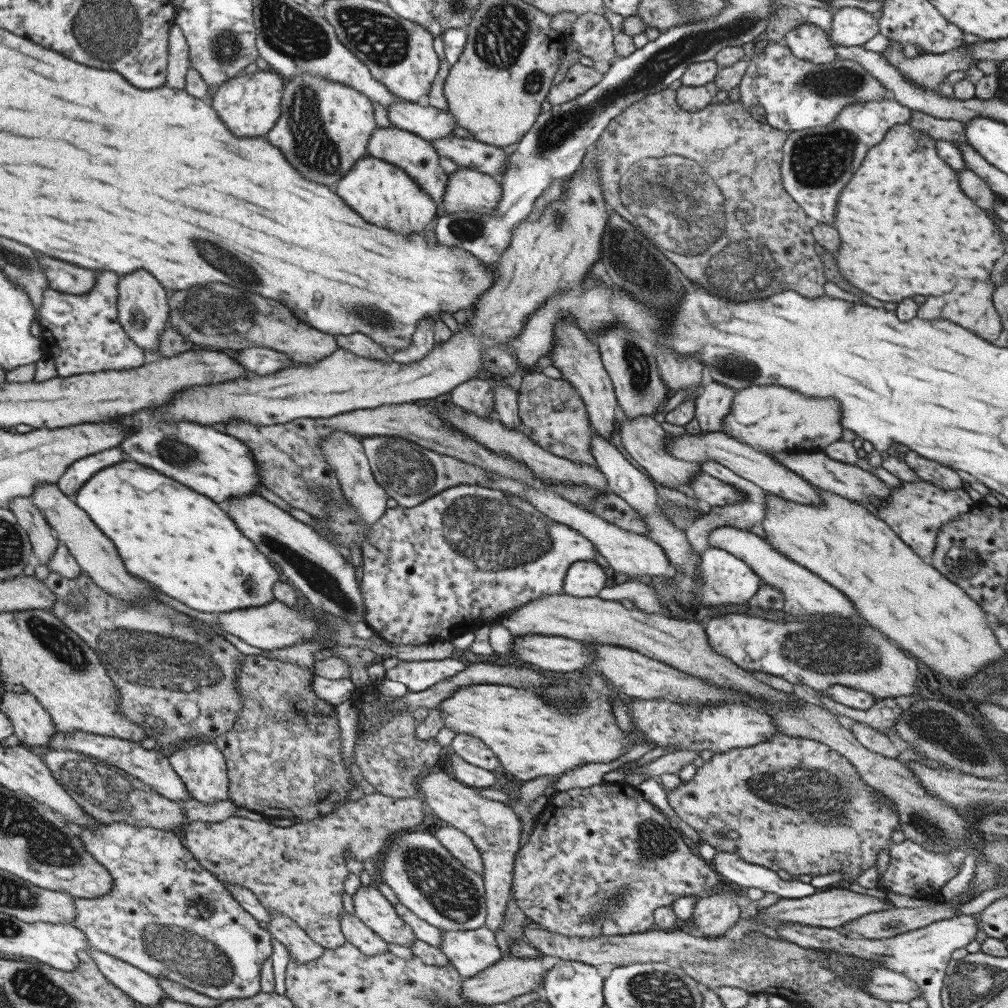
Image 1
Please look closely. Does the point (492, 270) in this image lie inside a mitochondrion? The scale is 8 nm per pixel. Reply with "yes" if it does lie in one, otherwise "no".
no

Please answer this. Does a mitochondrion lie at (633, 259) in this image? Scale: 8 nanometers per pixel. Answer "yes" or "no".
yes

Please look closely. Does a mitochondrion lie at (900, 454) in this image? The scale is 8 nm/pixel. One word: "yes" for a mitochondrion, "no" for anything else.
no

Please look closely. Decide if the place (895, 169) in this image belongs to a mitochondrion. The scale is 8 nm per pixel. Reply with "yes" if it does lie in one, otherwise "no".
no

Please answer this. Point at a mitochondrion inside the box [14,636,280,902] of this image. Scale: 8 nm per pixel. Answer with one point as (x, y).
(107, 792)

